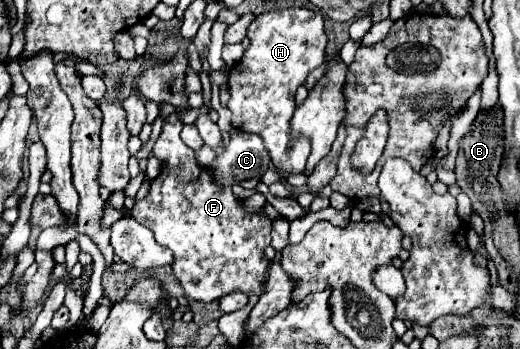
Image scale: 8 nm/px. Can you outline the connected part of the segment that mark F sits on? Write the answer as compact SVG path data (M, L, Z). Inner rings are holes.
M178 113L166 118L163 130L153 146L153 156L161 160L161 174L151 180L149 194L143 200L137 200L129 214L137 222L145 224L161 246L173 252L171 268L189 300L213 302L231 292L261 296L265 292L265 272L269 268L269 260L265 258L263 250L271 244L271 218L263 210L247 212L243 202L233 194L231 186L219 184L213 172L195 160L195 152L187 148L179 136L182 128L183 122Z

